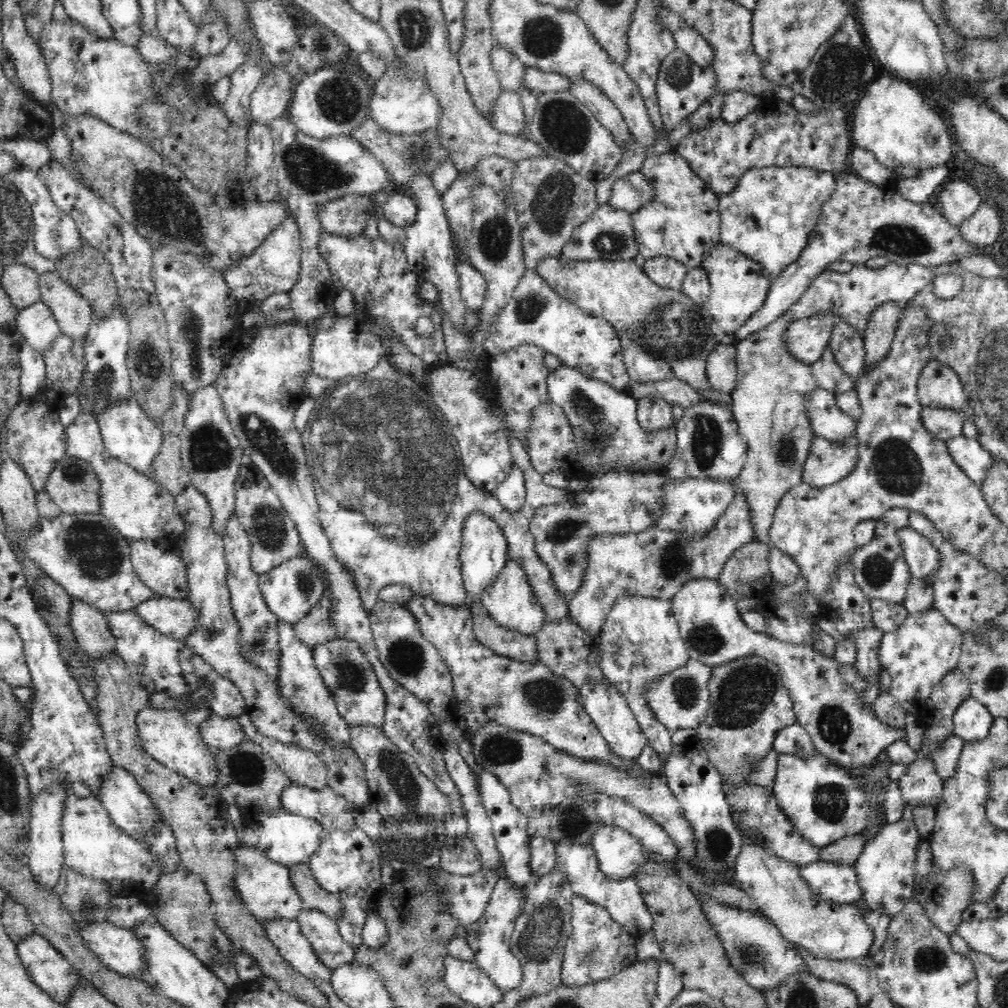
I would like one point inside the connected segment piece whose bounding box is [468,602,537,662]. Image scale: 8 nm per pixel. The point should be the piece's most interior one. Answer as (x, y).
(505, 642)

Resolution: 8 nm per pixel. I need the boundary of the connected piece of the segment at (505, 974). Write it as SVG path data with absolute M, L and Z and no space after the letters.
M501 876L495 884L494 892L486 906L485 912L474 924L467 928L466 939L474 953L474 963L490 976L503 991L518 988L523 980L523 971L518 957L510 950L511 936L515 922L522 912L523 898L517 892L516 886L505 876Z

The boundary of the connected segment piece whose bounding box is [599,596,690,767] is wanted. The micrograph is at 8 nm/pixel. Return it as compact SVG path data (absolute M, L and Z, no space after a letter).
M622 596L614 602L599 634L604 676L626 699L649 744L660 757L663 767L672 752L672 732L667 729L646 704L645 690L662 676L689 661L689 652L680 636L680 628L672 610L671 600L645 596Z

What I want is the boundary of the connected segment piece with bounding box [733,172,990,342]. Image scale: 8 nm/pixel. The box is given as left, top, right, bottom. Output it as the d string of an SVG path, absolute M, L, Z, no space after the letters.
M849 172L837 179L835 191L821 209L818 224L812 230L806 248L802 250L798 260L772 280L764 304L733 332L734 342L744 340L753 332L766 328L778 317L782 317L831 262L848 260L854 265L862 265L869 258L884 256L888 262L896 264L916 263L933 268L957 262L962 257L981 254L979 250L987 251L990 247L979 248L964 240L959 225L954 226L935 207L934 201L916 204L902 198L894 180L886 181L883 185L870 184Z

